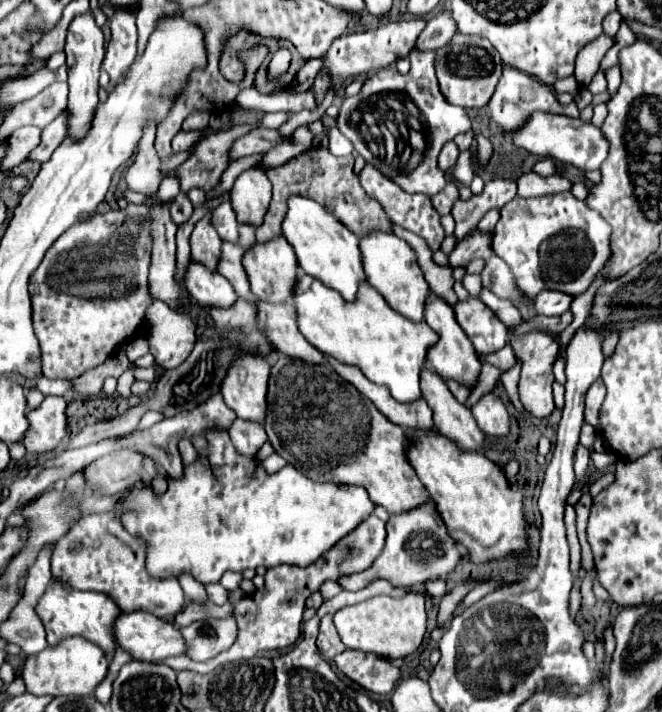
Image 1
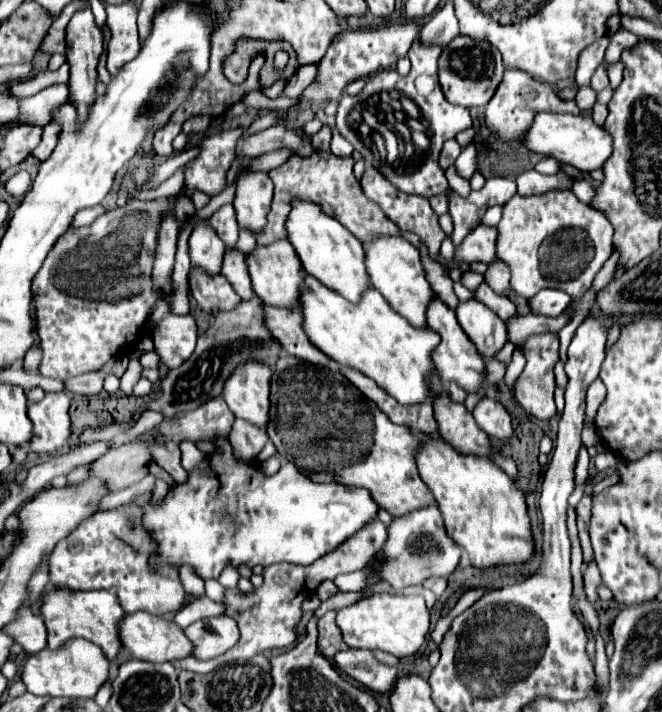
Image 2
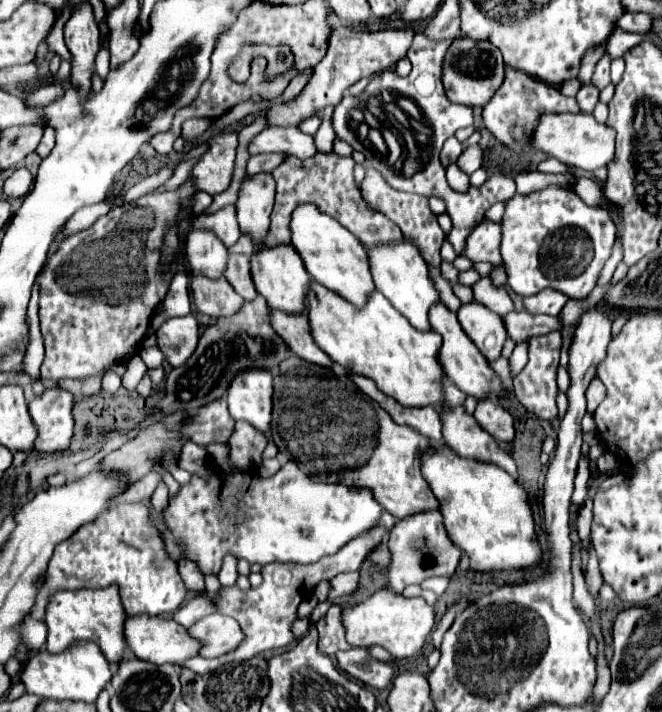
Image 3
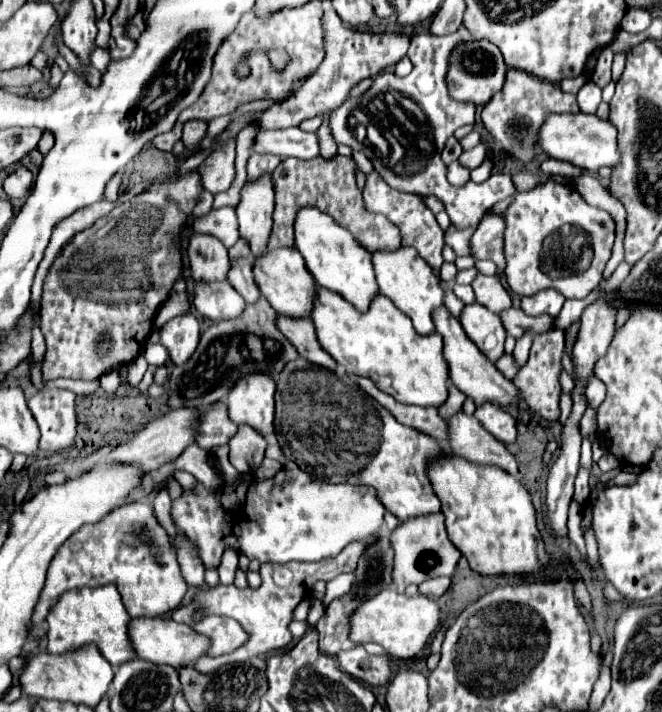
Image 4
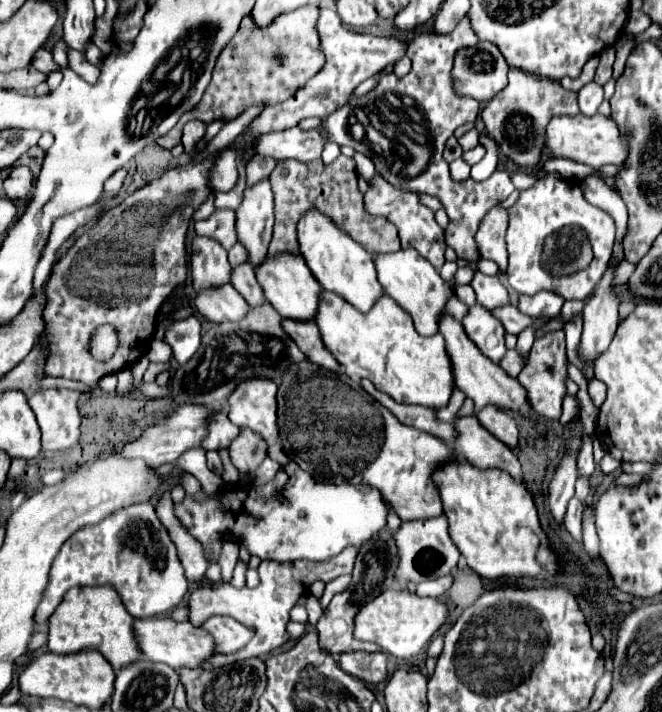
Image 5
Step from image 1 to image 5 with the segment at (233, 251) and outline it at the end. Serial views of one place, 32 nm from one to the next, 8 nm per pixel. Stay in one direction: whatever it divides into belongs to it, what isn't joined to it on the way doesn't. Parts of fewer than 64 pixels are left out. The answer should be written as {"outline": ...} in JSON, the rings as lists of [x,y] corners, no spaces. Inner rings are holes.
{"outline":[[[244,262],[242,266],[238,266],[238,268],[232,272],[232,280],[230,280],[230,282],[232,282],[232,284],[236,286],[236,290],[248,300],[248,304],[250,304],[252,308],[266,304],[264,292],[262,292],[262,288],[260,288],[258,280],[256,280],[254,268],[252,268],[248,262]]]}

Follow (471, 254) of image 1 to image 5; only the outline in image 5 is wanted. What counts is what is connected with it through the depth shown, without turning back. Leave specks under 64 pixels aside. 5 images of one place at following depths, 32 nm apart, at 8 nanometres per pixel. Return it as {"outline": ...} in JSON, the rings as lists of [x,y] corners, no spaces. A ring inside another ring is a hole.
{"outline":[[[496,206],[484,216],[480,230],[476,234],[476,244],[480,248],[482,258],[494,260],[500,266],[502,274],[508,268],[508,254],[504,248],[506,226],[508,226],[508,208]]]}

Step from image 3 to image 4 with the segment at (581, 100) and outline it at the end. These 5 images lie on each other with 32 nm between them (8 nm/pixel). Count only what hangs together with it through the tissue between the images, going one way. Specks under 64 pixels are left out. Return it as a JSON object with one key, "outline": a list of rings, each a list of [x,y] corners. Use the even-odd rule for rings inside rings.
{"outline":[[[588,82],[586,86],[580,88],[578,92],[578,106],[586,114],[594,114],[598,104],[602,102],[602,88],[596,86],[594,82]]]}

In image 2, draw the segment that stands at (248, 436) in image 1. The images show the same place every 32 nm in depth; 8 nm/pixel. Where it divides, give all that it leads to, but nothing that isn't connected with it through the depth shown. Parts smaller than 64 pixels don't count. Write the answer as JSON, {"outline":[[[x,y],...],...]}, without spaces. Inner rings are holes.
{"outline":[[[236,420],[230,432],[230,444],[234,448],[234,456],[240,462],[254,464],[258,460],[260,450],[268,442],[268,434],[260,430],[254,424],[248,424],[246,420]]]}

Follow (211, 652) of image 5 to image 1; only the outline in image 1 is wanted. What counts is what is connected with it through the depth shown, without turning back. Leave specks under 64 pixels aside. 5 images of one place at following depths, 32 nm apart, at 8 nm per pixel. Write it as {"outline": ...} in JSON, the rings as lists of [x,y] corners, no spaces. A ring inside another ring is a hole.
{"outline":[[[132,612],[120,616],[114,622],[114,636],[120,648],[124,648],[132,658],[144,662],[160,662],[170,656],[184,656],[188,650],[184,644],[184,636],[180,636],[180,628],[176,624],[148,612]]]}

